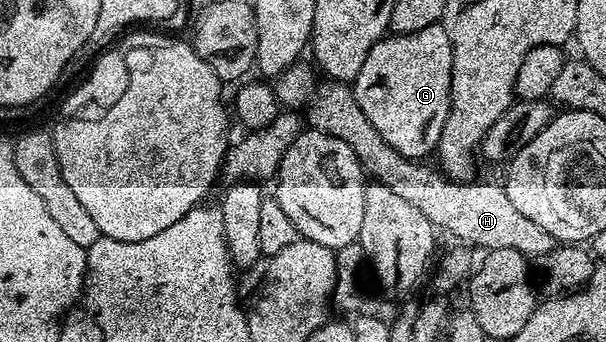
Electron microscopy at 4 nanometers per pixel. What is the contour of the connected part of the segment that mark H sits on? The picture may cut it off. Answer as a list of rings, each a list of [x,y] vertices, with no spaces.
[[[297,64],[286,68],[284,73],[275,79],[276,100],[281,107],[292,112],[300,112],[303,111],[303,106],[308,106],[306,122],[311,129],[321,130],[326,136],[334,136],[334,140],[342,140],[342,144],[346,144],[354,152],[354,156],[360,161],[365,175],[371,181],[380,182],[390,188],[394,195],[402,196],[403,199],[414,204],[437,231],[445,230],[446,233],[453,234],[460,241],[457,243],[463,244],[465,247],[477,248],[476,246],[481,246],[481,251],[484,252],[498,248],[514,248],[514,252],[522,252],[529,260],[539,259],[541,255],[549,254],[551,250],[556,249],[558,245],[556,239],[550,236],[550,232],[546,232],[546,228],[540,227],[534,220],[529,220],[512,203],[510,196],[506,196],[503,185],[499,181],[454,182],[445,178],[439,169],[433,168],[431,170],[430,167],[424,166],[428,164],[423,161],[413,160],[394,152],[394,148],[390,148],[390,144],[386,144],[386,140],[382,140],[382,136],[378,136],[374,124],[370,124],[370,120],[366,120],[366,112],[362,112],[362,108],[358,108],[358,100],[352,95],[351,85],[335,80],[323,80],[324,82],[316,83],[317,71],[315,69],[312,71],[310,67],[304,65]]]

